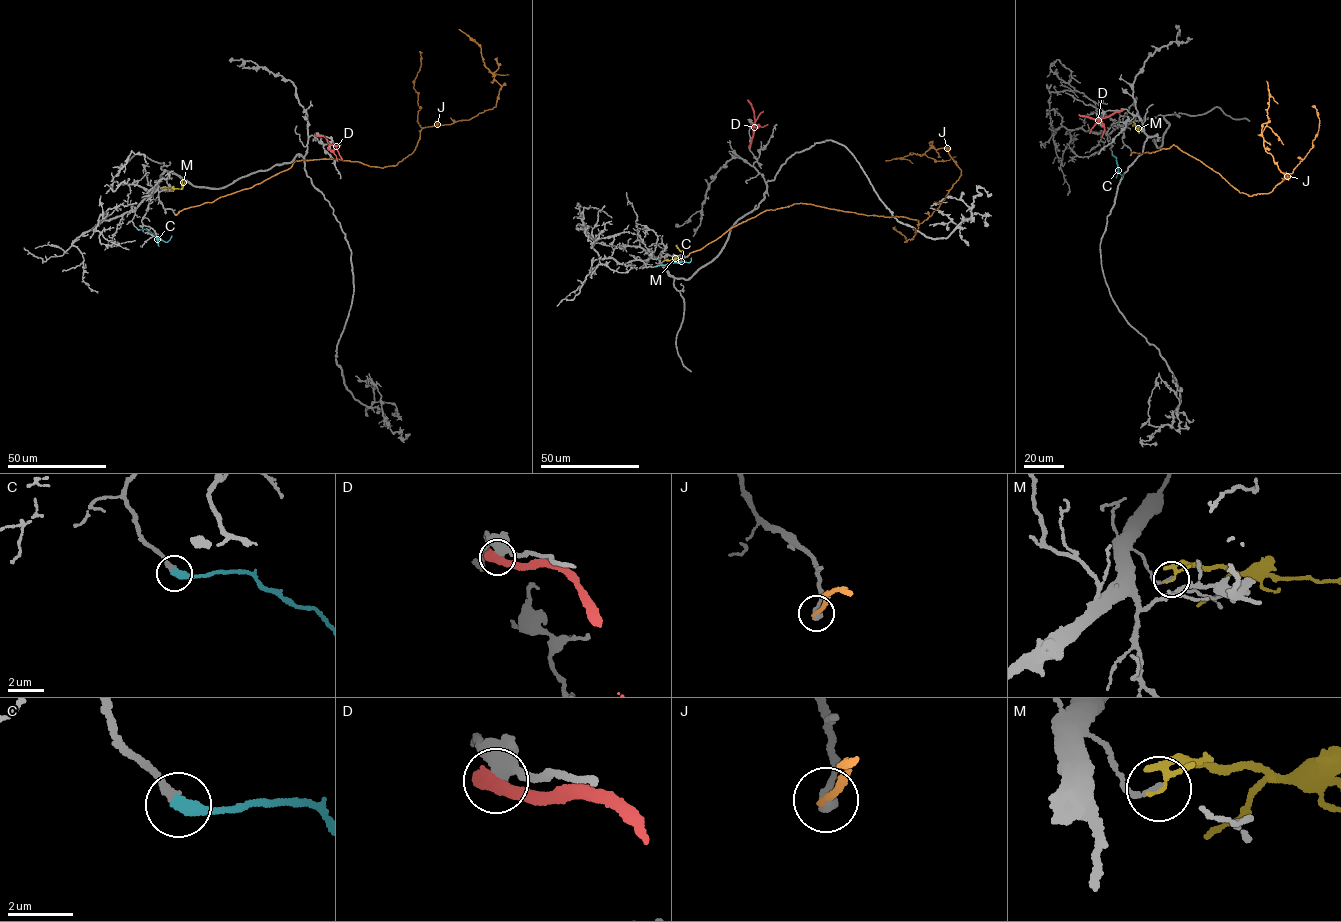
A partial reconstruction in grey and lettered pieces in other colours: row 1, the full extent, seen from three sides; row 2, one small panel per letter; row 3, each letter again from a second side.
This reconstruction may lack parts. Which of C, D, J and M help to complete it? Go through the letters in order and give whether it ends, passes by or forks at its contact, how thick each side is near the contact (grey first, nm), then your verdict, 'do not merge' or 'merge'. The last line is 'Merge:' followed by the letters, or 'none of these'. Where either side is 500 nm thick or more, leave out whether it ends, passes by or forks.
C: it ends; calibres 240 and 360 nm; merge
D: calibres 420 and 550 nm; do not merge
J: it ends; calibres 400 and 200 nm; do not merge
M: it passes by; calibres 140 and 150 nm; do not merge
Merge: C

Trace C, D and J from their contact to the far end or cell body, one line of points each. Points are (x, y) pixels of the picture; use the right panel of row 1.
C: (1112, 154), (1123, 177), (1124, 173)
D: (1121, 110), (1094, 119), (1078, 114)
J: (1130, 154), (1173, 144), (1239, 192), (1269, 193), (1290, 177), (1284, 179), (1263, 144), (1266, 81)

